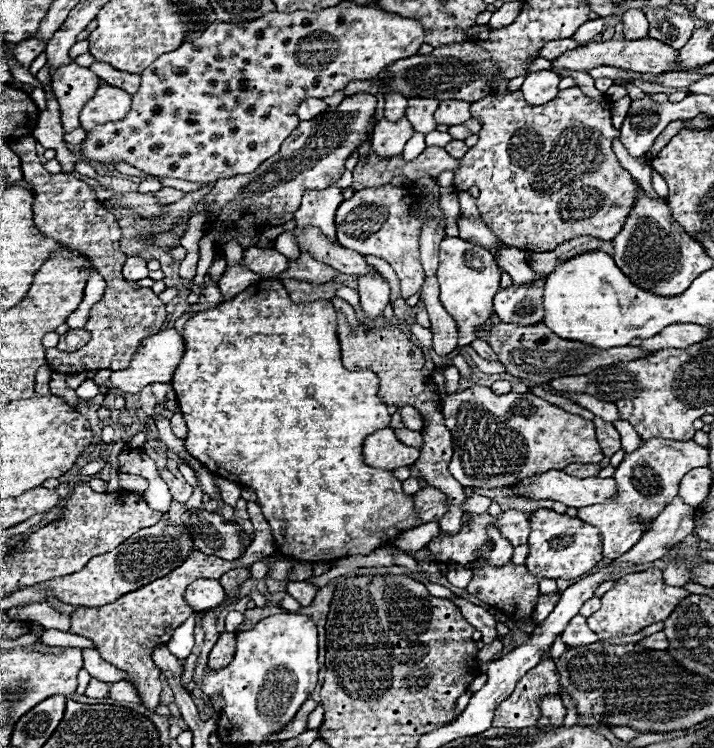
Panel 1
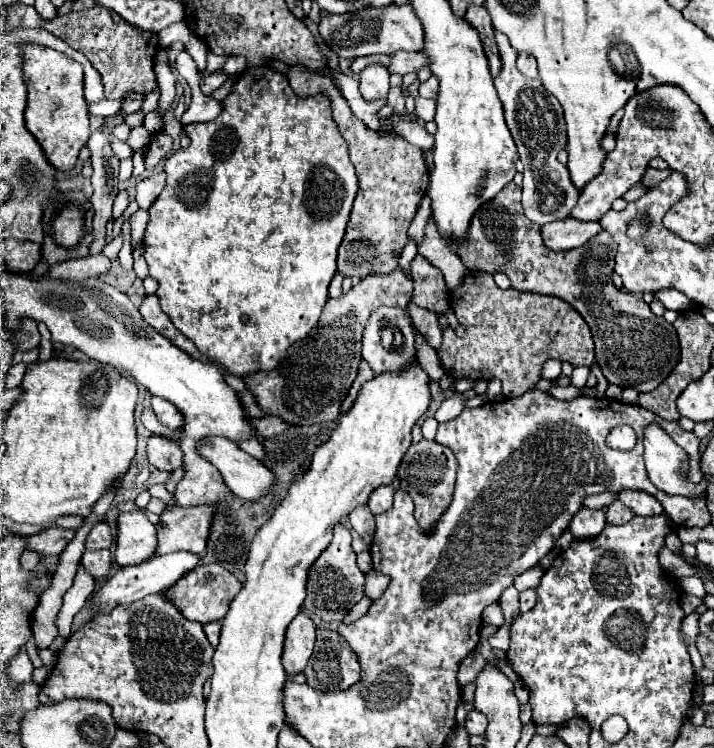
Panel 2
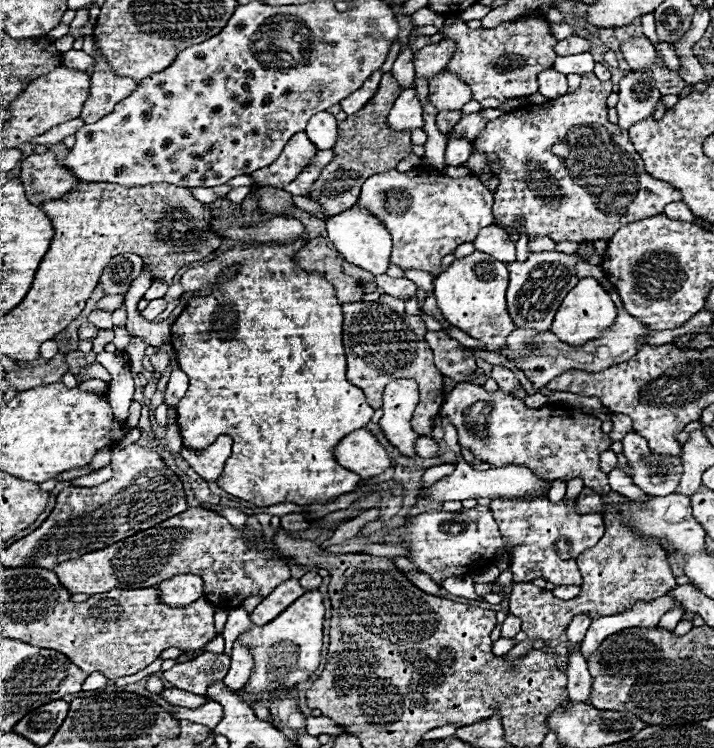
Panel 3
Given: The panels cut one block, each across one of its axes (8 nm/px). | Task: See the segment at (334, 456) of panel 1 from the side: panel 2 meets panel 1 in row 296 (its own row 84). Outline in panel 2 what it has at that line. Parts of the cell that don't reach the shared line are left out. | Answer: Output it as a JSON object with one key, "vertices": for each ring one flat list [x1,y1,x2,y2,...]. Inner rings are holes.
{"vertices":[[270,66,246,68,244,72,240,72,230,94,222,100,220,116,210,122,188,124,184,126,184,130,190,136,190,146,180,148,166,158,164,172,168,174,168,182,150,206,150,222,144,234,144,256,150,266,150,276,160,282,156,296,160,298,160,306,170,316,172,324,188,340,192,340,196,348,214,364,224,366,238,378,244,378,246,374,258,370,274,370,278,368,282,356,288,352,290,344,302,340,312,330,328,300,328,284,336,274,336,252,342,242,352,202,358,192,354,166,348,158,348,144,338,132,338,124,332,118,330,98,322,94,310,98,296,96,286,76]]}

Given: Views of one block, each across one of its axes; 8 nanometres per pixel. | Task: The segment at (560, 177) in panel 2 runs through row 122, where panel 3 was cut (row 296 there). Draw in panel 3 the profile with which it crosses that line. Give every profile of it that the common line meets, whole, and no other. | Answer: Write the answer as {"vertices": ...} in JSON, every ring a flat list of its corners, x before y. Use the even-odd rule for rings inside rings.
{"vertices":[[530,252,526,262,512,262,510,270,510,286,506,292,508,314,512,316,516,326,530,326,534,330,548,330,556,316,558,306,566,298,566,294,576,286,576,264,584,260,594,266,600,264,600,254,582,256,582,254,562,254,562,252]]}

